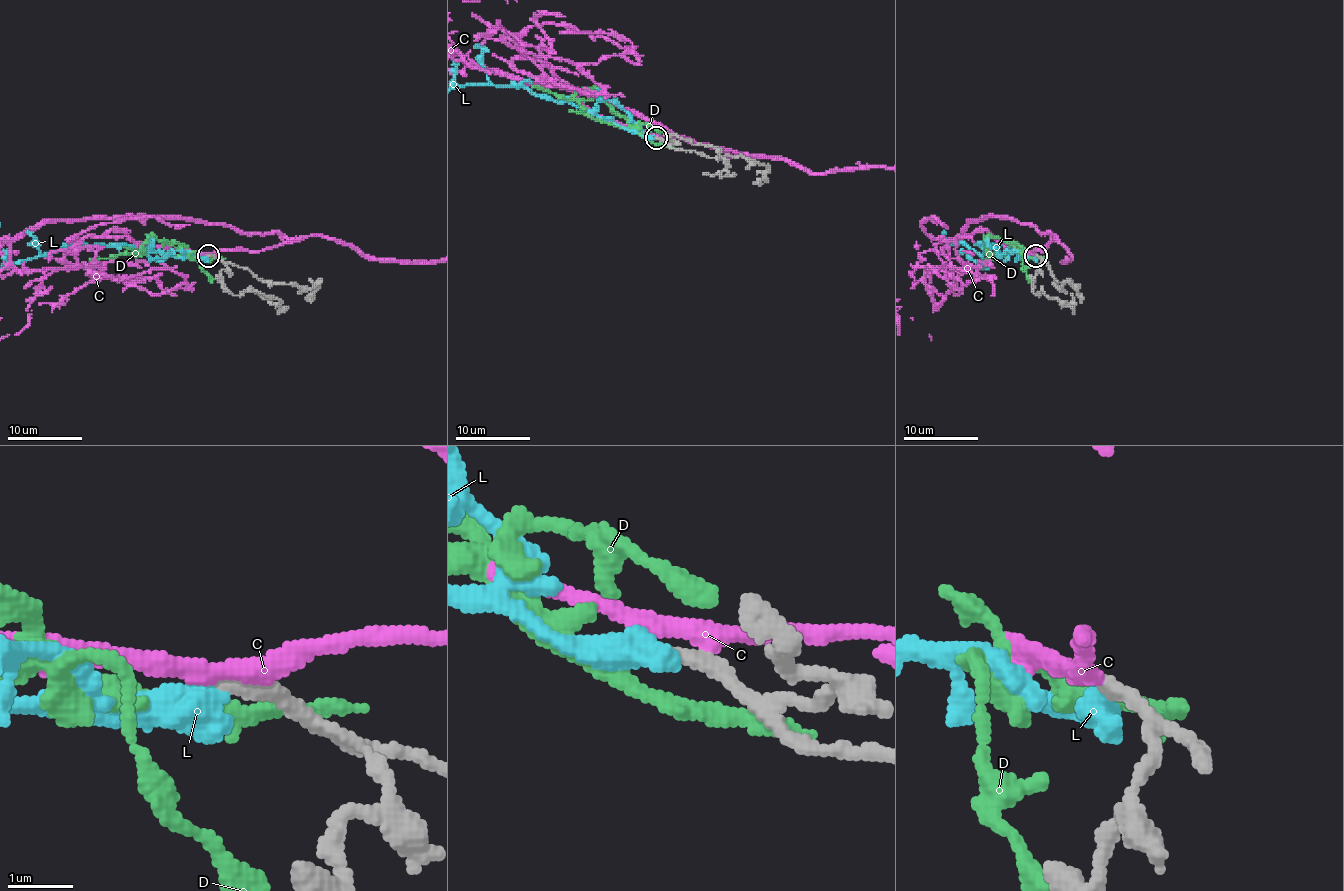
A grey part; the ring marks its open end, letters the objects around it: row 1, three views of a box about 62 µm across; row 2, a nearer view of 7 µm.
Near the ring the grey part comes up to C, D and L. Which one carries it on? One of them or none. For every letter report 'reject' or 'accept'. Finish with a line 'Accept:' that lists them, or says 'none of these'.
C: reject
D: reject
L: accept
Accept: L

